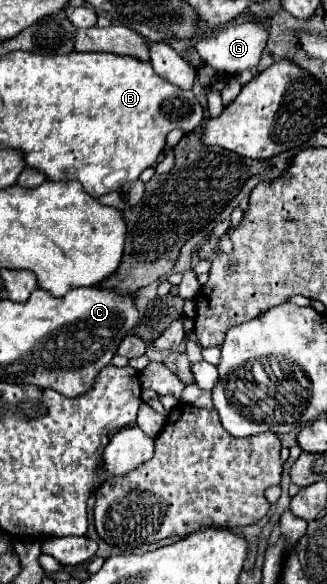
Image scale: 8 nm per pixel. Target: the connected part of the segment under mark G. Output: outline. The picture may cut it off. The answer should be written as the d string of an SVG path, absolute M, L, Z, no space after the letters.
M242 22L242 24L232 24L218 34L206 36L204 40L196 42L196 52L204 60L204 64L216 68L222 74L234 74L240 70L250 70L258 64L266 44L268 44L270 32L268 26L260 26L260 22Z

